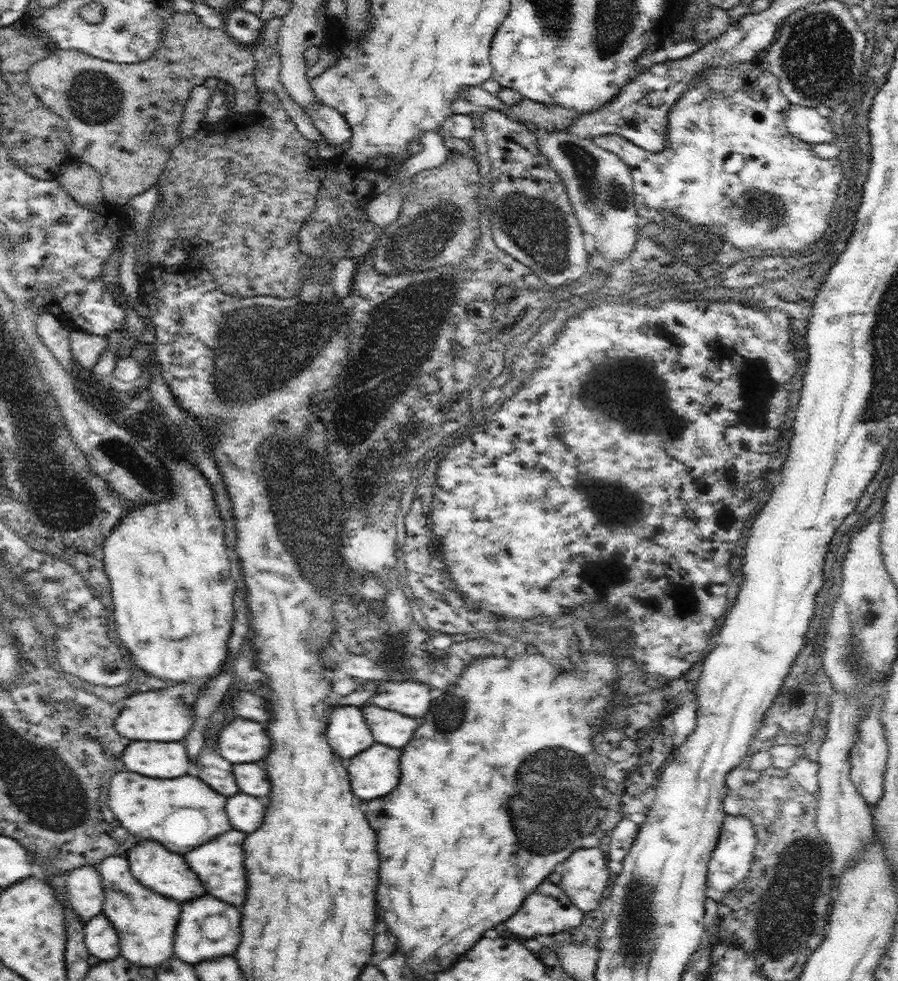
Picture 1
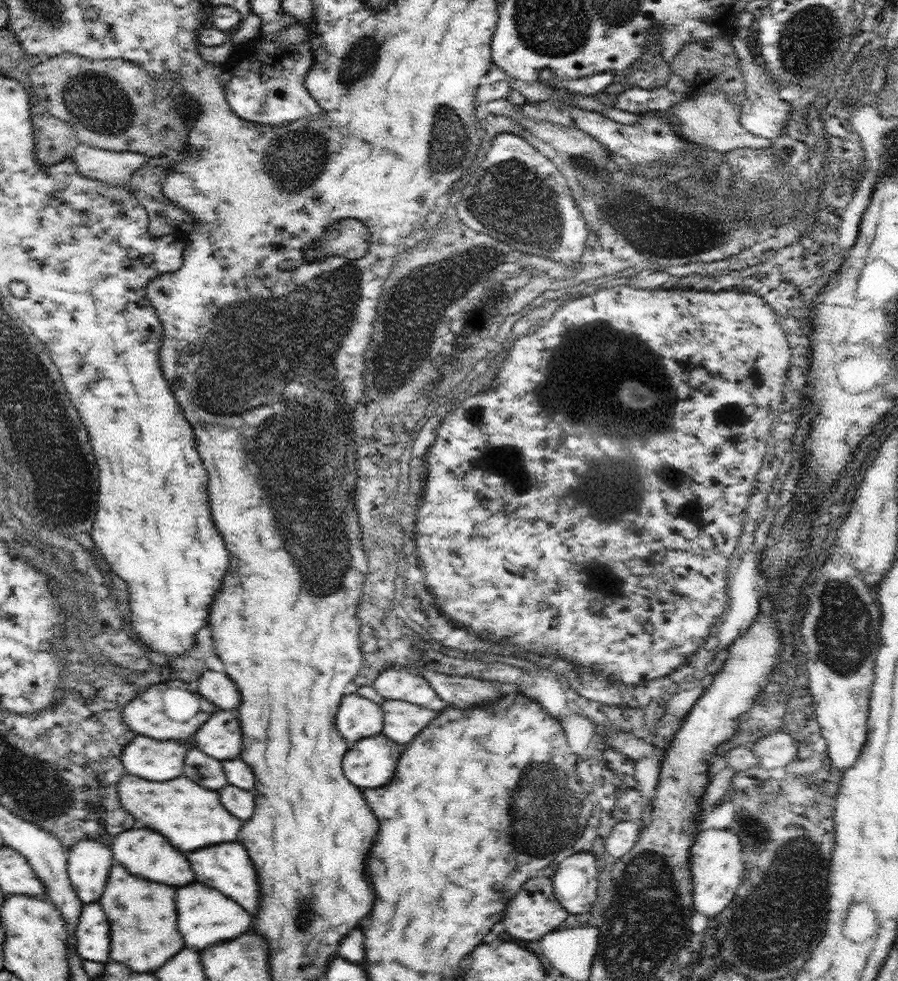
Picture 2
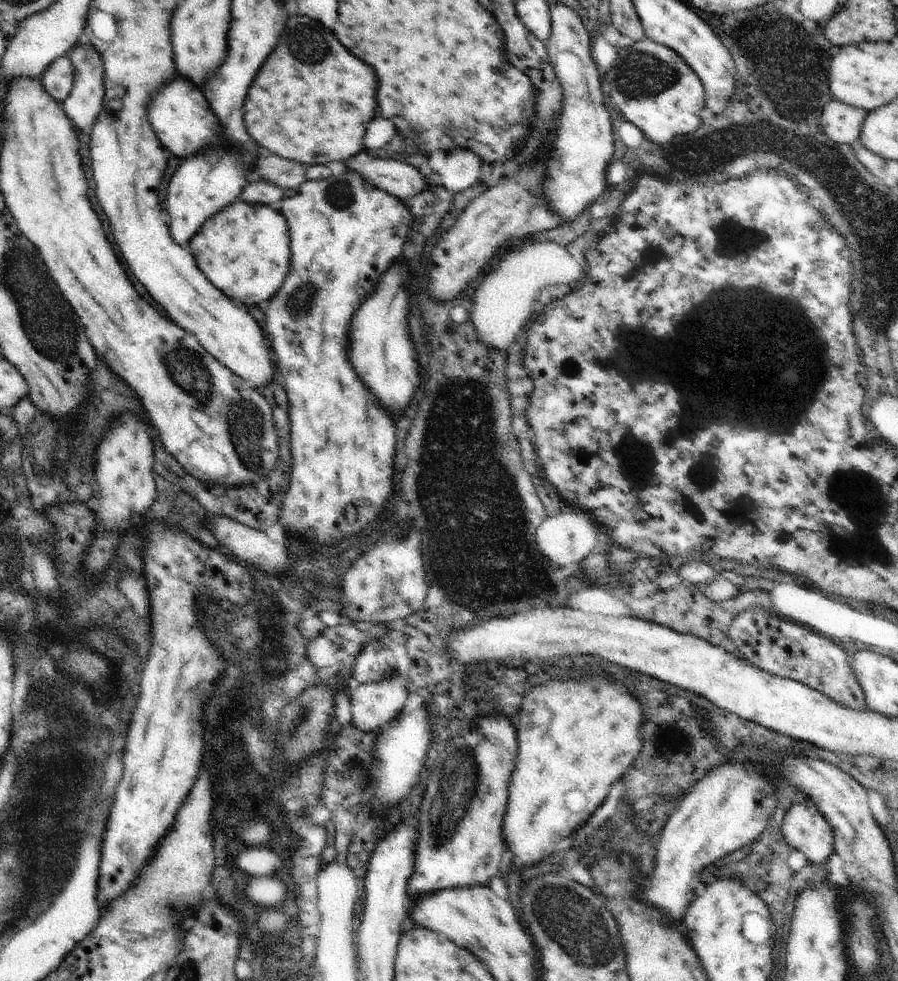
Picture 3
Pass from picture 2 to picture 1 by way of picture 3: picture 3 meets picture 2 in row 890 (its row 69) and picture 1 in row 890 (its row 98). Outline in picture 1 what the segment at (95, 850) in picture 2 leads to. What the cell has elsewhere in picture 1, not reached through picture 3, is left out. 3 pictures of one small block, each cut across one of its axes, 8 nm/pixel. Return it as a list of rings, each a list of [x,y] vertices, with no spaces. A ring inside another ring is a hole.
[[[85,864],[66,874],[67,902],[86,923],[103,912],[104,889],[96,866]]]

